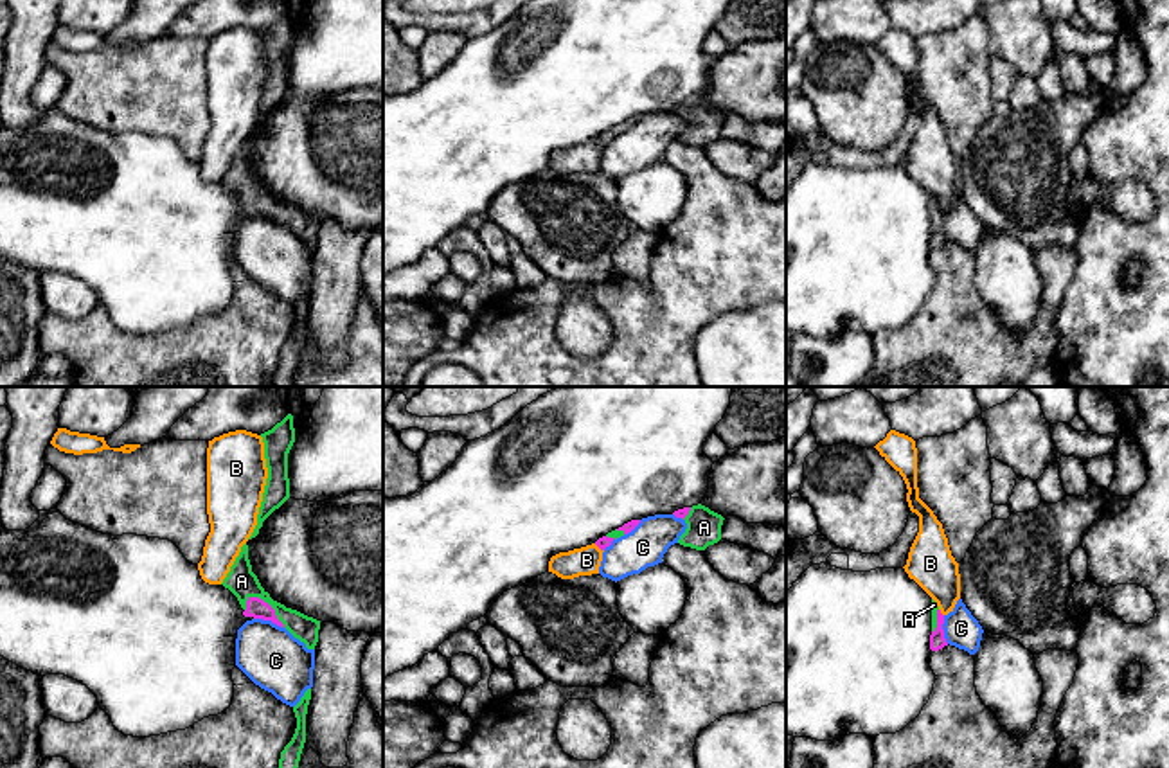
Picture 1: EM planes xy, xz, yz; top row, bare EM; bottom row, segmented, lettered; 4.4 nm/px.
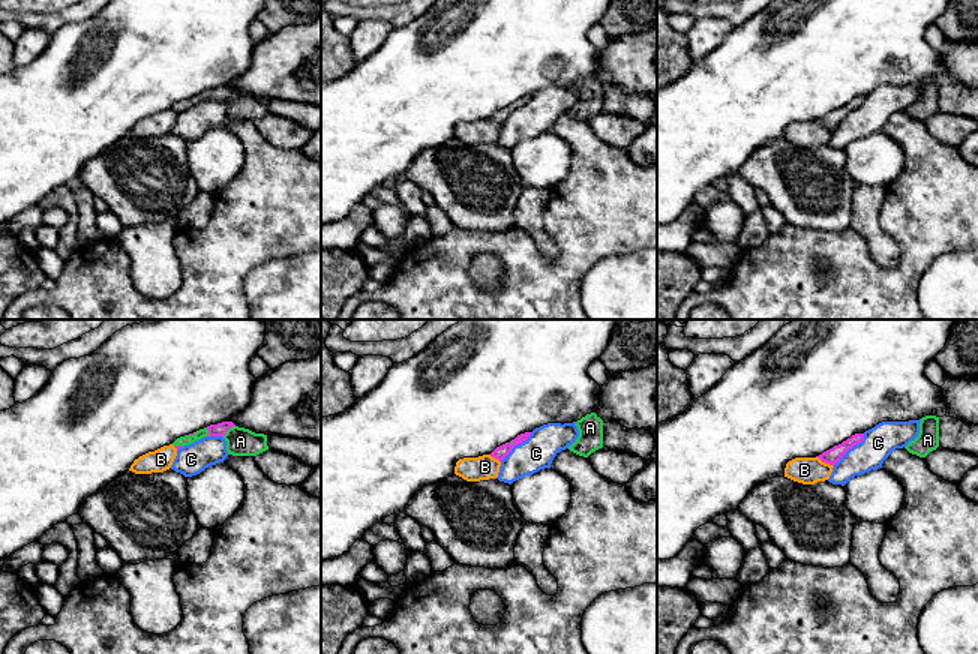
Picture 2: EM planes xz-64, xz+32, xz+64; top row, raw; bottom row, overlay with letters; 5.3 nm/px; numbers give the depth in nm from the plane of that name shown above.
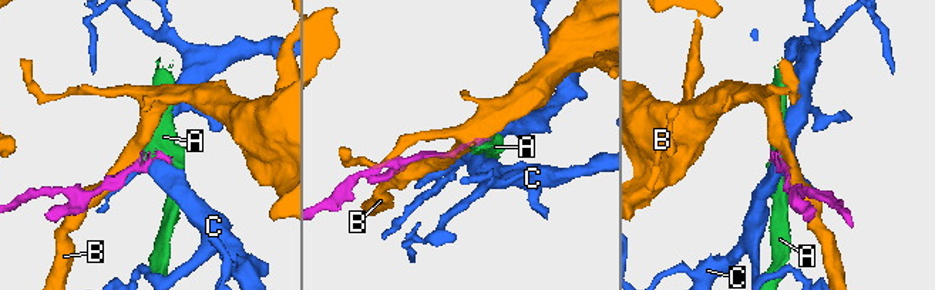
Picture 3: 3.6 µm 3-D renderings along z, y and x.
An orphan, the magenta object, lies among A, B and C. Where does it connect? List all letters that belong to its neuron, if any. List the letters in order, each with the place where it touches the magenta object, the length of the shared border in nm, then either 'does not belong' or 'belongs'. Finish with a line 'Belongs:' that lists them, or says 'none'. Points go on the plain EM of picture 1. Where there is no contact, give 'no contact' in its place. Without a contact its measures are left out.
A: xy (268, 202) | 220 nm | belongs
B: yz (939, 209) | 40 nm | does not belong
C: xy (268, 216) | 140 nm | does not belong
Belongs: A

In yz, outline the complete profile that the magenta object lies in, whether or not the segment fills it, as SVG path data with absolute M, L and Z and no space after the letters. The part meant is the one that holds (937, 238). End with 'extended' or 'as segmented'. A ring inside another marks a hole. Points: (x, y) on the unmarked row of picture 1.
M932 196L932 232L930 232L930 246L939 248L948 243L944 236L944 212L941 210L937 200Z | extended

